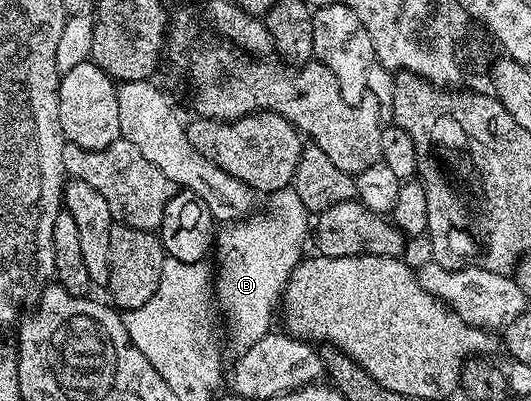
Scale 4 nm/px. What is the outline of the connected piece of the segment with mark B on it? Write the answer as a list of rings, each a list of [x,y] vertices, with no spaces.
[[[293,189],[274,191],[268,199],[269,212],[266,215],[250,214],[240,221],[230,222],[222,226],[225,227],[222,231],[220,228],[215,239],[215,299],[216,302],[217,299],[221,302],[221,307],[229,318],[229,331],[241,349],[255,345],[263,336],[270,334],[269,322],[273,319],[273,302],[276,299],[278,302],[284,292],[289,275],[303,258],[301,246],[304,245],[305,238],[308,240],[311,235],[311,212],[304,207],[303,201],[299,199],[299,193]]]

